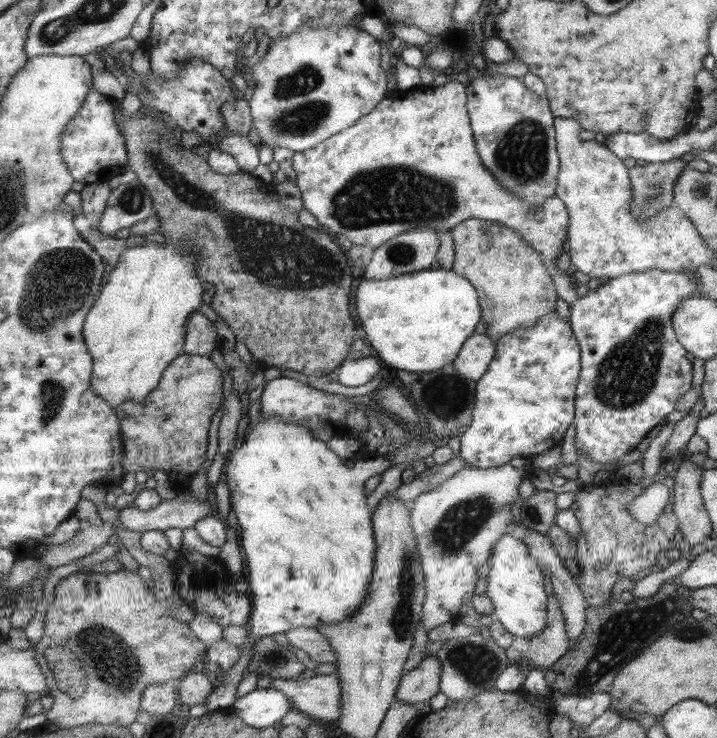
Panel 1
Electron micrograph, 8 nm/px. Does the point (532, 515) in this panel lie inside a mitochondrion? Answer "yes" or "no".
yes

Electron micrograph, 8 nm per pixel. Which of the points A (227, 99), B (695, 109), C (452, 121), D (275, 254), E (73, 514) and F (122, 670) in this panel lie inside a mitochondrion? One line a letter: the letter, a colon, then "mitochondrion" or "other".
A: other
B: other
C: other
D: mitochondrion
E: other
F: mitochondrion

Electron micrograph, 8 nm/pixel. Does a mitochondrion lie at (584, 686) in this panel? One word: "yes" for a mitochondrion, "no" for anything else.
yes

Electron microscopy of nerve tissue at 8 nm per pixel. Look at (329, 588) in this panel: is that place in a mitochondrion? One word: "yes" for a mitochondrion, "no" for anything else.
no

